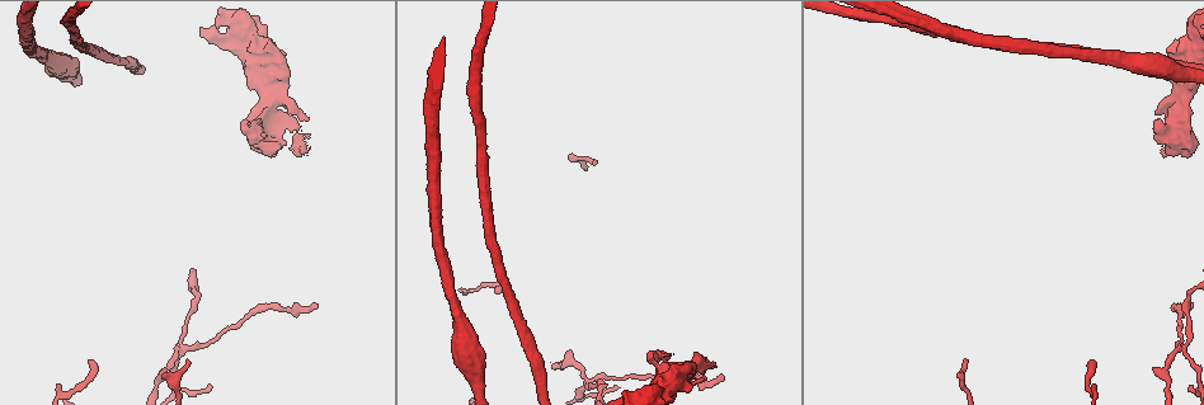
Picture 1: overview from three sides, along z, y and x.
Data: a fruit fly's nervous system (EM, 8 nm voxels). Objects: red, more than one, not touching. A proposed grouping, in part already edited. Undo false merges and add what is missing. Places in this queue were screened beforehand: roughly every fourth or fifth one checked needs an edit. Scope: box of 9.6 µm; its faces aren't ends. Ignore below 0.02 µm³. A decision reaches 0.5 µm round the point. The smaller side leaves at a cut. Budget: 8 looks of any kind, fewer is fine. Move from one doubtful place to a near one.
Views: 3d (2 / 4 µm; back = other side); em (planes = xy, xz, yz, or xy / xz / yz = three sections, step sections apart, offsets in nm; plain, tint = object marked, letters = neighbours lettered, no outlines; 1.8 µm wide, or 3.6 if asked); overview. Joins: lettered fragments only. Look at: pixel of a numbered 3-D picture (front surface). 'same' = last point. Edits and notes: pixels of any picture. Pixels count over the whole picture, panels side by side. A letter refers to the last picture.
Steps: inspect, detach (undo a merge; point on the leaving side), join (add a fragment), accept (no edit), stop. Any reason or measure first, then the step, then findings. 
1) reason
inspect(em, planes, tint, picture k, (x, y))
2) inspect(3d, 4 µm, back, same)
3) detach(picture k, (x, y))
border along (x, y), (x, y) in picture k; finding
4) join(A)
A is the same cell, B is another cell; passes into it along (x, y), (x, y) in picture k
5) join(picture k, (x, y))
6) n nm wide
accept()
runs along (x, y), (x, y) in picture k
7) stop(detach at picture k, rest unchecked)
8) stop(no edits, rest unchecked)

thick turns thin
inspect(3d, 2 µm, picture 1, (1123, 58))

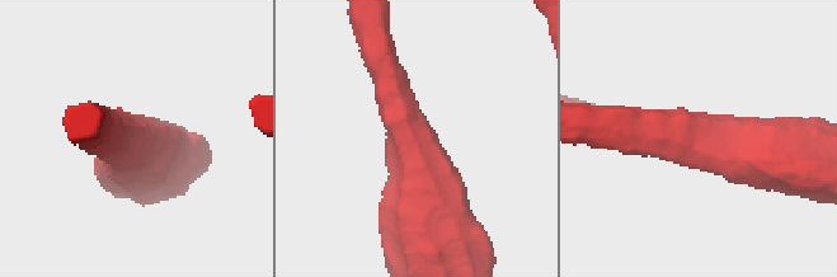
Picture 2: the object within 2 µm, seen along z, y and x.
arms of 240, 500 nm; now the EM
inspect(em, planes, letters, picture 2, (132, 141))

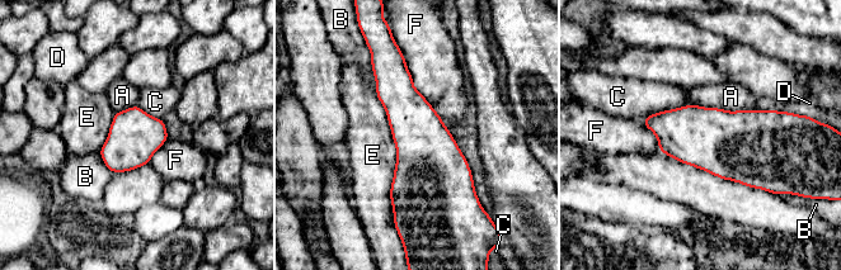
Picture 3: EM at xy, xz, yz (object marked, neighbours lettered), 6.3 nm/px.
accept()
A, B, C, D, E and F are other cells; border along (375, 90), (395, 148), (394, 221) in picture 3; continuous, no second neuron

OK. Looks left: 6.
inspect(3d, 4 µm, picture 1, (252, 125))

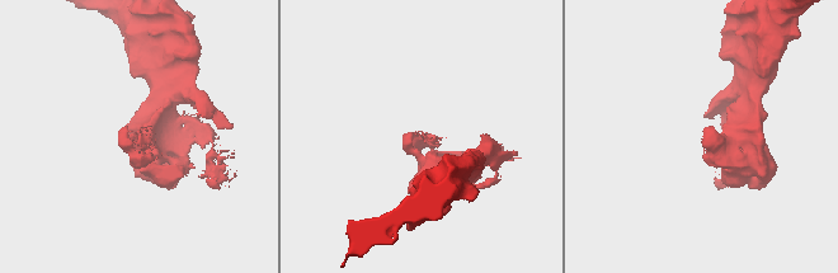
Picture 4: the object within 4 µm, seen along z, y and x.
inspect(em, yz, step 16, letters, picture 4, (705, 135))

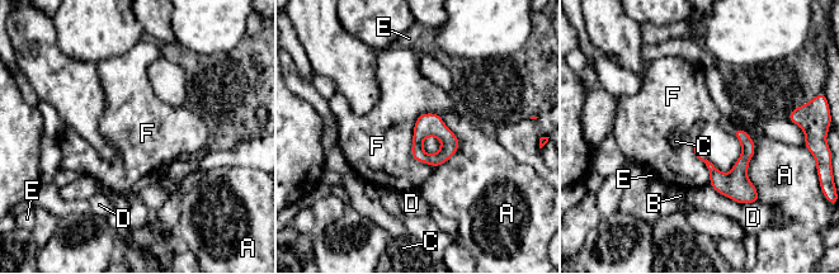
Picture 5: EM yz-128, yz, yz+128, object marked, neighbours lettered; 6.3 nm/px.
accept()
A, B, C, D, E and F are other cells; border along (424, 112), (411, 156), (436, 168) in picture 5; none of them fits

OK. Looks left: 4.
long arm stops here
inspect(3d, 4 µm, picture 1, (318, 307))

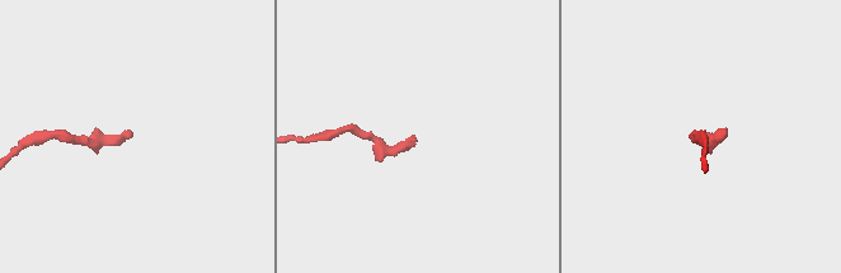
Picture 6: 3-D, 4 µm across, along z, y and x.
now the EM
inspect(em, xy, step 4, letters, picture 6, (412, 140))

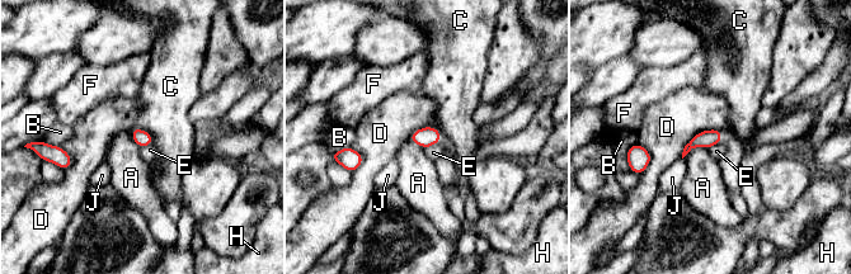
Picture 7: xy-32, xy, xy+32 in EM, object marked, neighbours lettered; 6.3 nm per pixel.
accept()
A, B, C, D, E, F, H and J are other cells; border along (723, 131), (720, 142) in picture 7; none of them fits

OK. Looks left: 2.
stop(no edits, rest unchecked)

